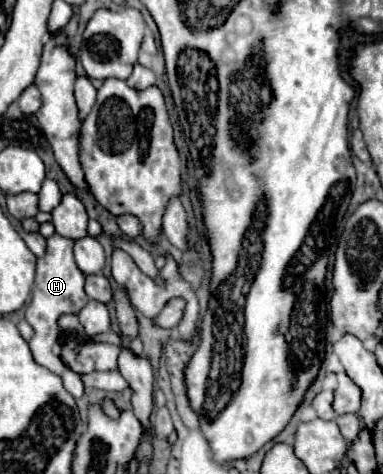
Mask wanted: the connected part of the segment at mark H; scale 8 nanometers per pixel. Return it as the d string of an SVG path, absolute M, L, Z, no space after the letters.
M53 234L51 238L47 238L47 252L43 258L37 260L35 288L33 288L31 304L27 306L27 312L25 312L25 320L35 330L35 336L29 340L35 362L49 368L53 374L61 374L65 370L65 364L61 362L61 358L53 354L53 344L57 342L59 332L61 332L57 318L67 312L77 314L89 302L85 290L83 290L83 284L85 284L85 274L75 264L73 240L63 238L59 234Z

